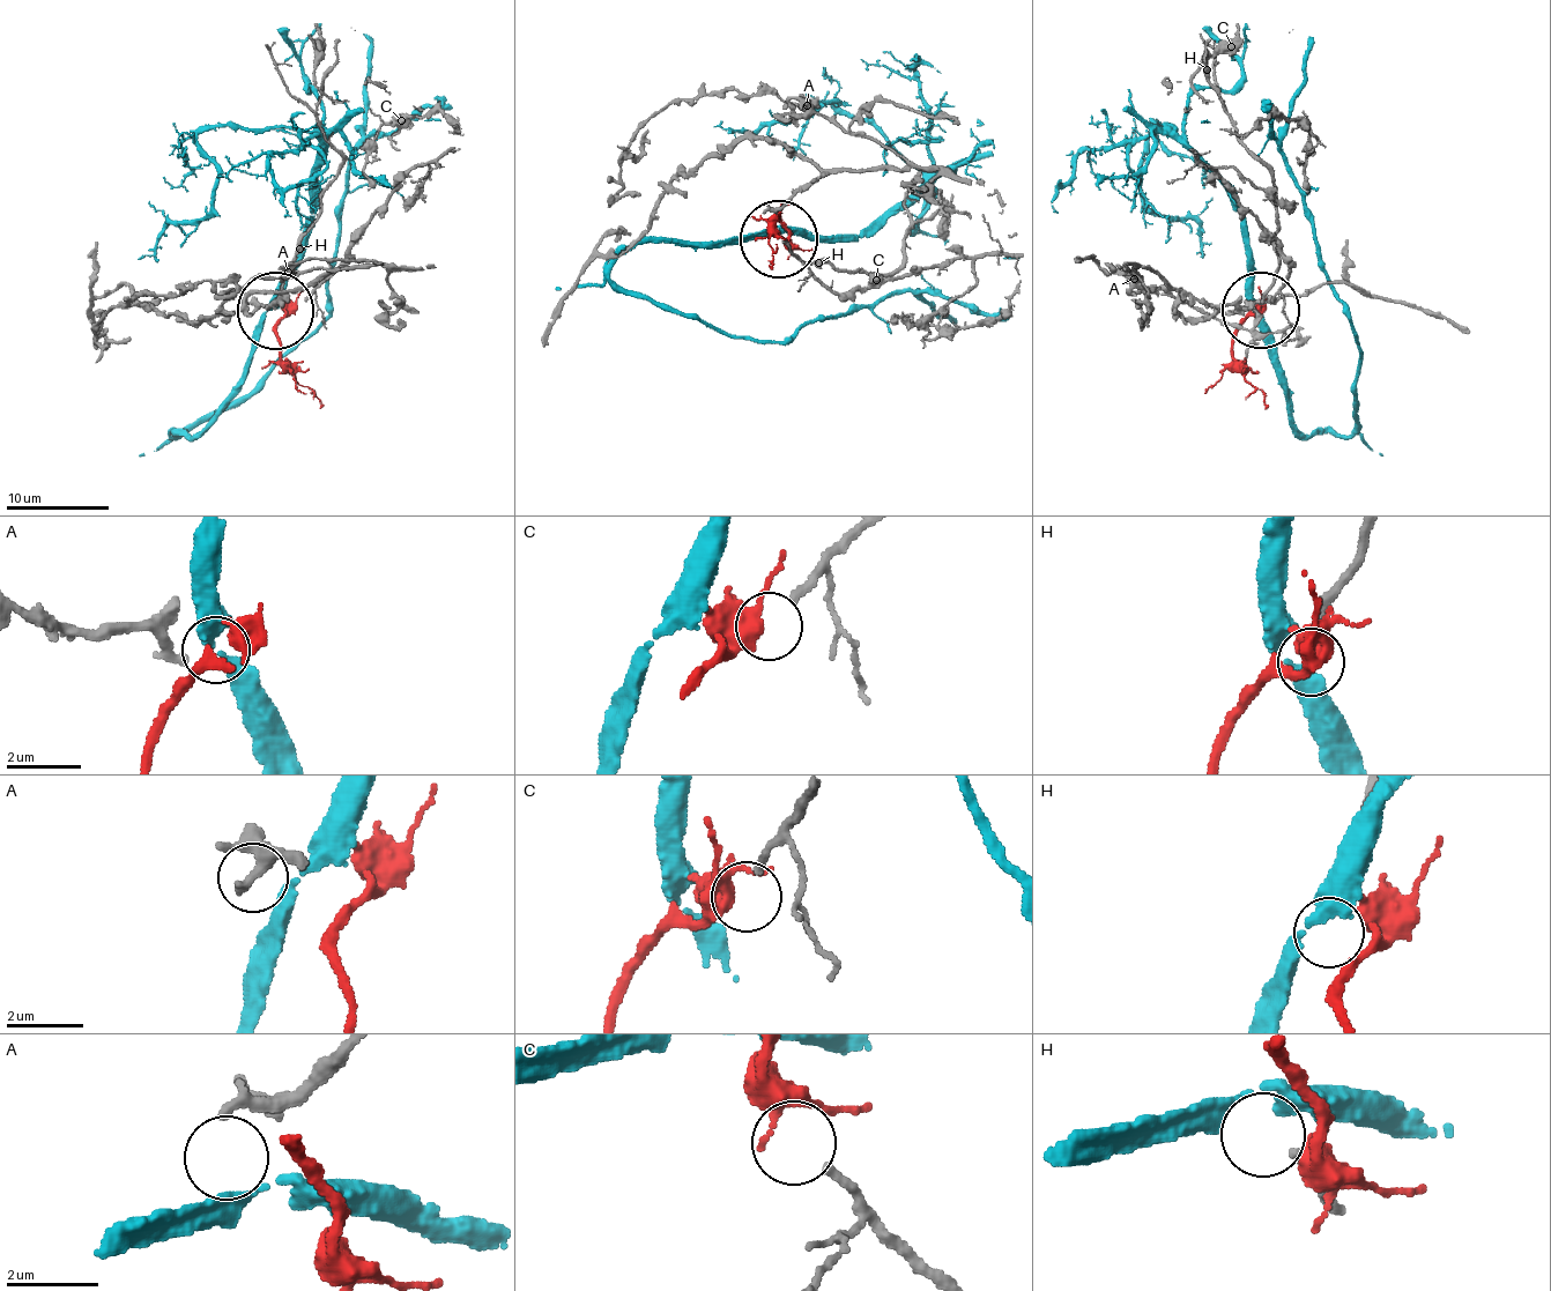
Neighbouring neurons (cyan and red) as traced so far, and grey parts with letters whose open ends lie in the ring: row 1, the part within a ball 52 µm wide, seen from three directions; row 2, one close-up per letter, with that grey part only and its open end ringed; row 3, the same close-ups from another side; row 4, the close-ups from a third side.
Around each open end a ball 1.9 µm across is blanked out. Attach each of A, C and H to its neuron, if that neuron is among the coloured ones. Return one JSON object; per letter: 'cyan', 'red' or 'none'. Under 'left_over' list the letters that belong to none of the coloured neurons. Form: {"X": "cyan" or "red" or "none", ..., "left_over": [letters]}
{"A": "none", "C": "red", "H": "none", "left_over": ["A", "H"]}

